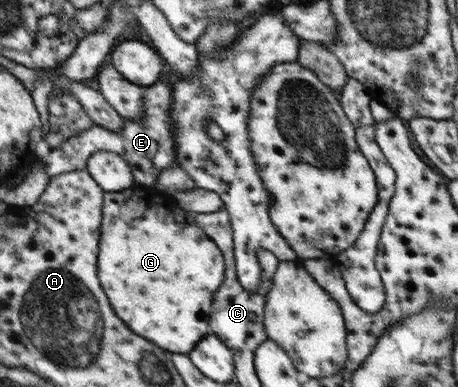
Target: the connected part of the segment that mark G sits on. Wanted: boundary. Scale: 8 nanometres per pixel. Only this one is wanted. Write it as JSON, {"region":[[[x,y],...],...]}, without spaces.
{"region":[[[133,184],[129,189],[120,192],[107,192],[107,217],[103,217],[103,249],[99,249],[99,277],[103,277],[103,289],[107,289],[107,297],[111,297],[111,305],[119,309],[119,317],[135,329],[141,337],[155,341],[161,349],[171,354],[188,354],[212,331],[209,325],[213,296],[225,279],[224,257],[218,244],[197,224],[194,213],[185,211],[176,201],[175,196],[160,197],[153,186]]]}

